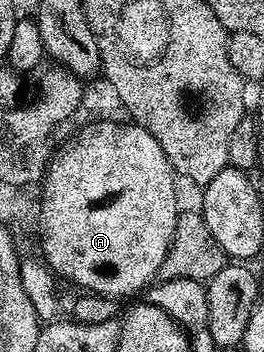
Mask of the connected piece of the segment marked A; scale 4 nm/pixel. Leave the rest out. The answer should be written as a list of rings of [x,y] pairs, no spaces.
[[[100,120],[90,122],[81,128],[79,135],[74,135],[65,140],[55,151],[50,160],[50,166],[46,168],[46,174],[40,184],[40,209],[42,205],[42,220],[38,227],[42,230],[42,255],[47,267],[54,272],[59,280],[67,279],[70,283],[82,287],[83,292],[91,295],[102,295],[115,301],[122,301],[125,295],[134,295],[137,291],[145,292],[151,286],[152,280],[157,276],[161,262],[168,253],[169,243],[172,241],[173,230],[180,212],[180,192],[174,188],[176,172],[170,158],[160,149],[156,137],[148,133],[144,128],[133,121],[113,123],[112,121]]]

